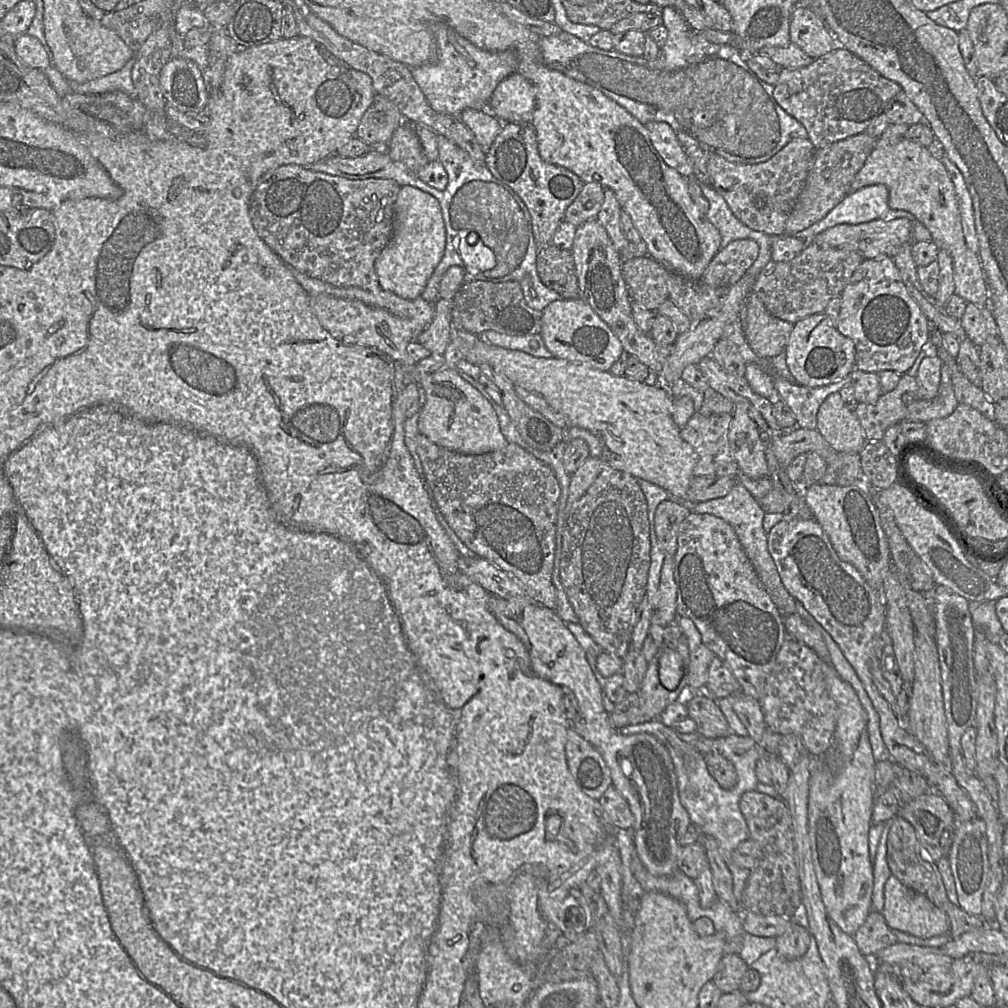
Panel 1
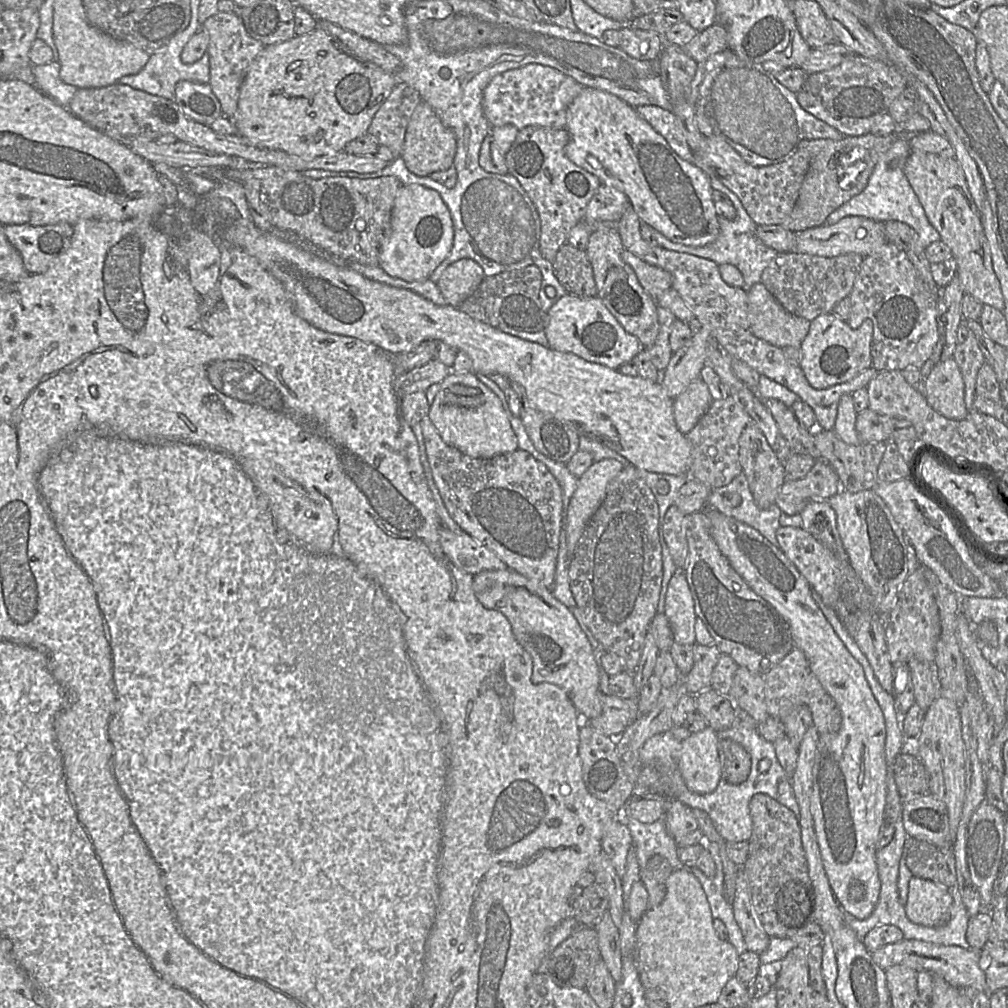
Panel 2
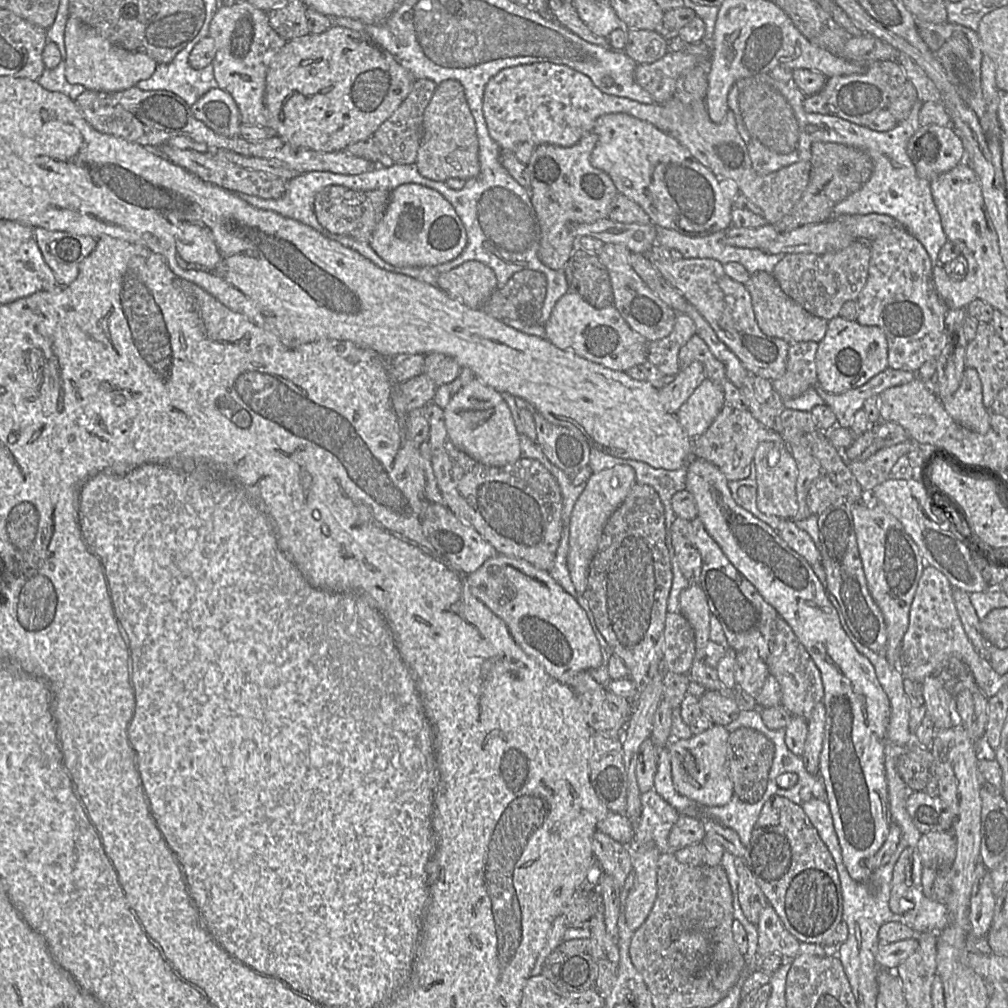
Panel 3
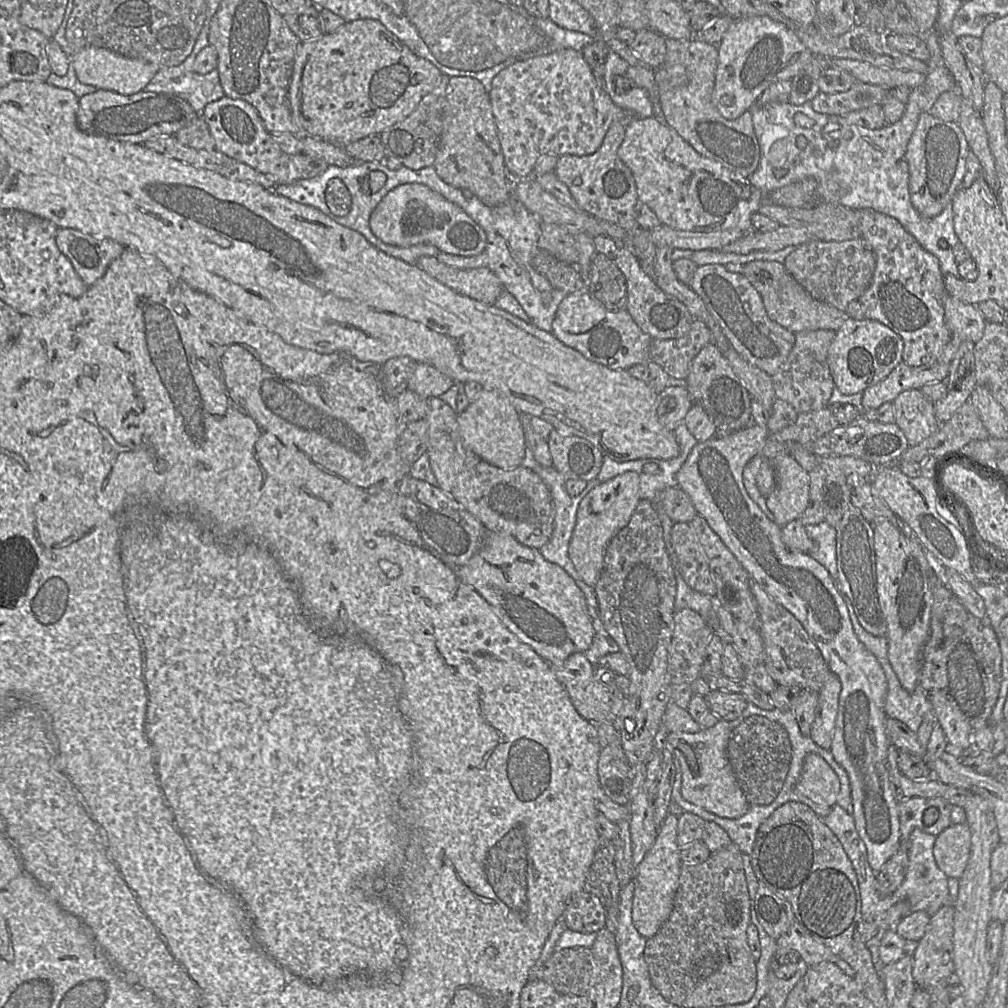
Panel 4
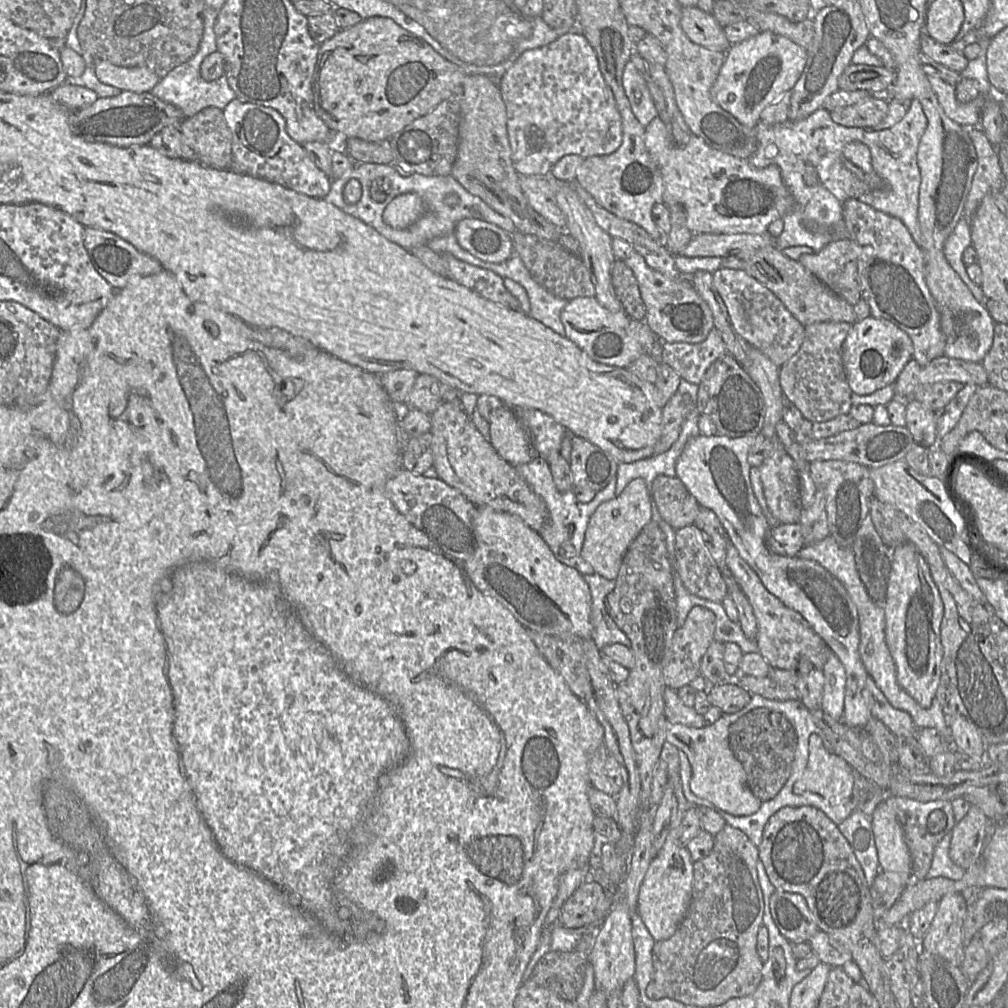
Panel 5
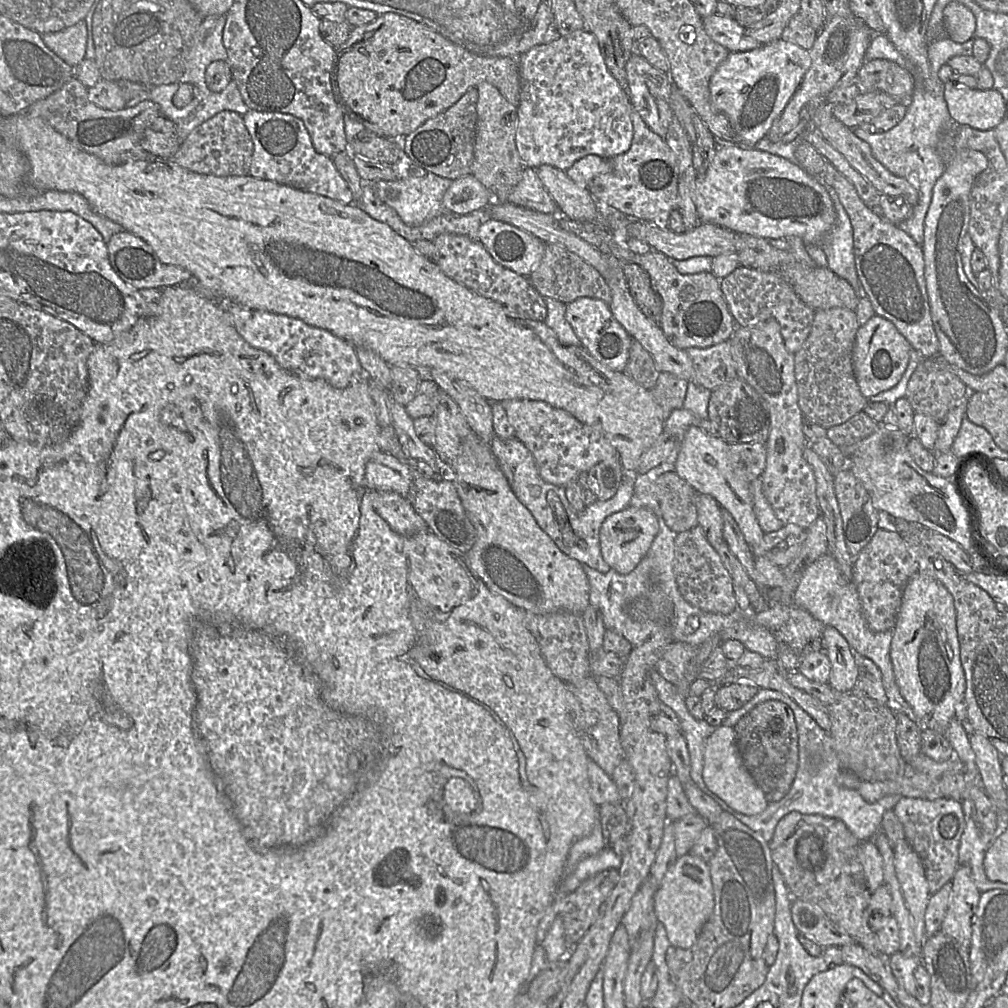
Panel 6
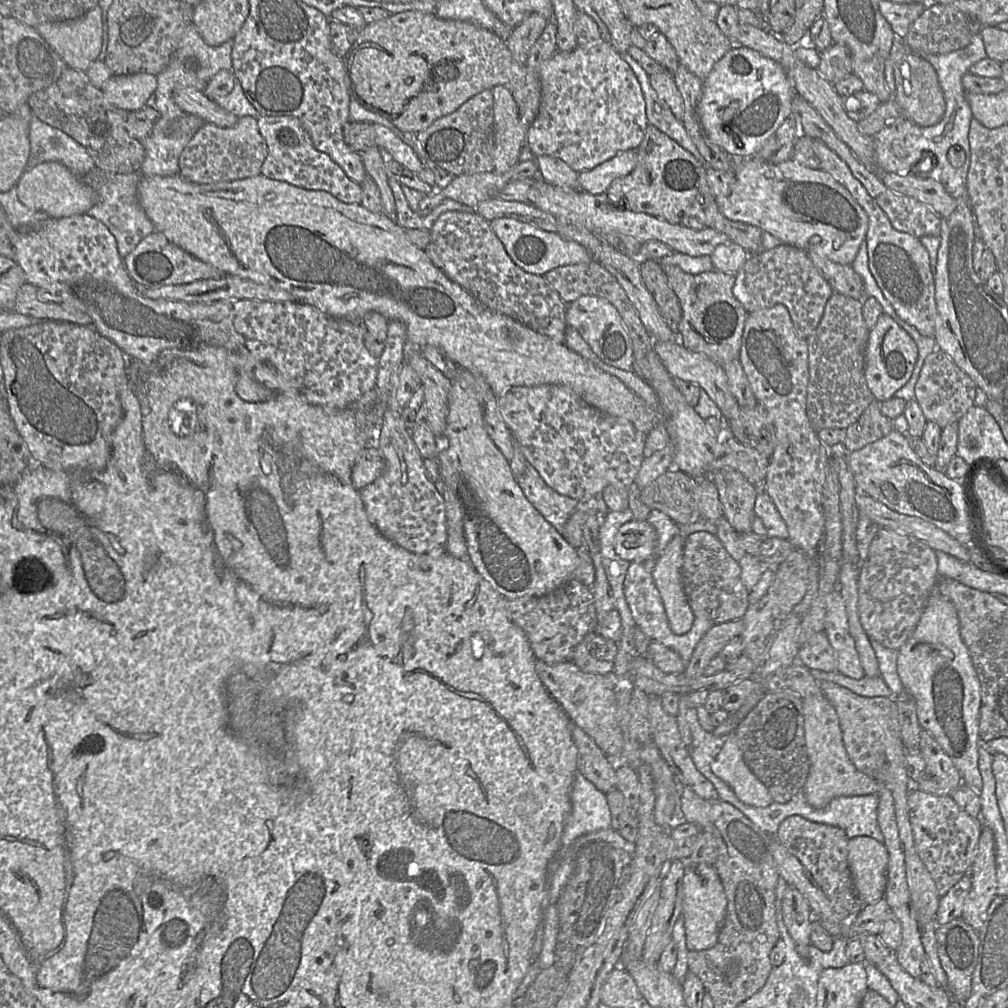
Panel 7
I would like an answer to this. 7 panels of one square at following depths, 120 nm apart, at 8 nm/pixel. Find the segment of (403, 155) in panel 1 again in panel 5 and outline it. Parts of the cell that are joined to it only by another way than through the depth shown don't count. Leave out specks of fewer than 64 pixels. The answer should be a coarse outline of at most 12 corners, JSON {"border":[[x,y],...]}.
{"border":[[468,75],[450,175],[517,232],[557,241],[511,159],[497,82]]}

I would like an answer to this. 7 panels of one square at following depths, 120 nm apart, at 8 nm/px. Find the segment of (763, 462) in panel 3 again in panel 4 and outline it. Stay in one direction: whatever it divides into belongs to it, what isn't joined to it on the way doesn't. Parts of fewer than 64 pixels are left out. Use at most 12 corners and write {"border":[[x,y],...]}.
{"border":[[788,455],[773,458],[766,505],[780,528],[809,501],[809,472]]}

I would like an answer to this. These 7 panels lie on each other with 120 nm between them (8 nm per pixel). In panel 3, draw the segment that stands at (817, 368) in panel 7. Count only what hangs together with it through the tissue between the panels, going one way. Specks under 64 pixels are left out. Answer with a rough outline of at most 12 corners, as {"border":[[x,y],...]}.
{"border":[[818,342],[790,344],[786,371],[772,381],[783,400],[818,383]]}

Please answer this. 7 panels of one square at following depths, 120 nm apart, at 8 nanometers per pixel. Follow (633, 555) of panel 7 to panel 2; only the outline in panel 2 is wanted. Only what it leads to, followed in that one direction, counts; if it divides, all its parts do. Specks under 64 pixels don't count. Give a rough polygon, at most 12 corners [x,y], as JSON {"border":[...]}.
{"border":[[593,463],[578,478],[563,524],[569,564],[587,523],[624,466]]}

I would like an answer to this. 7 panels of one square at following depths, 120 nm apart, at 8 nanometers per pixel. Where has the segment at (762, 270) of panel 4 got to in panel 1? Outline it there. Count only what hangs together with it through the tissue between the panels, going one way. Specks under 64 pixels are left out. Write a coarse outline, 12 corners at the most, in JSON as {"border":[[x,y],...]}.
{"border":[[753,292],[738,319],[759,357],[783,352],[793,323]]}

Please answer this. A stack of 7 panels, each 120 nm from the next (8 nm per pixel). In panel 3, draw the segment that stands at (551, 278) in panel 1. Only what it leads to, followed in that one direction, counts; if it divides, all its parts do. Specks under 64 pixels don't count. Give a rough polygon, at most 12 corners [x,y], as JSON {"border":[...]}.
{"border":[[576,247],[563,271],[569,291],[596,308],[613,305],[596,252]]}

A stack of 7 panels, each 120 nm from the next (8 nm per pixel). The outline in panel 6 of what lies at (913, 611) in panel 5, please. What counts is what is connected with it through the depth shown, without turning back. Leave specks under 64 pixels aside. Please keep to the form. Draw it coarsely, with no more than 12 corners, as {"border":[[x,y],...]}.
{"border":[[906,583],[896,684],[923,729],[955,719],[966,682],[951,594]]}

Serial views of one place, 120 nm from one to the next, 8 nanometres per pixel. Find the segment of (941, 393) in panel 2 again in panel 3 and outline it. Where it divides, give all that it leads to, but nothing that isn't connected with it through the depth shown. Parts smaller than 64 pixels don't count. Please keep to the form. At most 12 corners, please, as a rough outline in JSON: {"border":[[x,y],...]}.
{"border":[[974,368],[941,400],[954,421],[980,434],[991,429],[990,409]]}

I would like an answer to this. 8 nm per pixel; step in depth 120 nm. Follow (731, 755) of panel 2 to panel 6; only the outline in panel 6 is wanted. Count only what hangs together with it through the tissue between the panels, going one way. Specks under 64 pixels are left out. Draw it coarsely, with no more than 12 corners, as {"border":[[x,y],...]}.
{"border":[[757,704],[734,726],[741,761],[768,803],[795,779],[792,709]]}

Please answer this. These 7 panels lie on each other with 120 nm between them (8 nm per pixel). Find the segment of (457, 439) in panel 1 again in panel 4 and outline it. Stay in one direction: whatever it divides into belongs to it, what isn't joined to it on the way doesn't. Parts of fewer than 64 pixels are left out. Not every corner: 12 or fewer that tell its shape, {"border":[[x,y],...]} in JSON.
{"border":[[483,389],[458,414],[464,445],[504,470],[521,466],[520,412]]}

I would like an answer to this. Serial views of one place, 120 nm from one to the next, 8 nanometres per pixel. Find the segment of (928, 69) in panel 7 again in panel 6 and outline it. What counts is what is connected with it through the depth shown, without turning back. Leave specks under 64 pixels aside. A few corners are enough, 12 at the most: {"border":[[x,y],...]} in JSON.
{"border":[[884,59],[865,61],[854,82],[862,92],[910,99],[912,73]]}

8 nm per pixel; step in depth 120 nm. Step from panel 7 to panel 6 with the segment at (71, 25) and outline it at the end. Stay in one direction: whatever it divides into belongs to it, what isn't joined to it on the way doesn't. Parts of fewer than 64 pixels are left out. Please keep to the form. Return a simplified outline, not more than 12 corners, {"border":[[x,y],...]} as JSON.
{"border":[[83,20],[41,35],[47,47],[71,67],[86,57]]}

